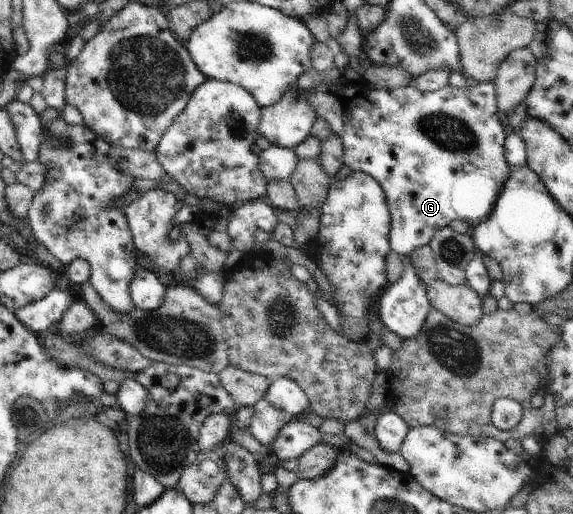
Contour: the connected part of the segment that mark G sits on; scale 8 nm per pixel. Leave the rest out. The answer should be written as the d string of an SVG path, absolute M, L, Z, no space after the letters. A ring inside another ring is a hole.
M360 78L356 81L342 81L330 85L320 84L306 93L309 95L311 104L315 107L317 117L323 117L323 120L332 128L332 132L337 133L342 138L345 165L348 165L354 172L364 172L371 175L385 191L391 215L389 242L391 249L396 253L401 256L411 254L415 249L428 244L434 233L444 226L448 226L451 221L467 221L475 227L491 216L505 181L511 174L511 167L505 160L504 146L507 134L504 125L498 118L498 112L500 111L497 108L496 84L493 81L479 83L469 81L468 85L462 88L457 88L457 86L448 83L436 91L422 92L410 85L395 90L388 88L376 89Z

